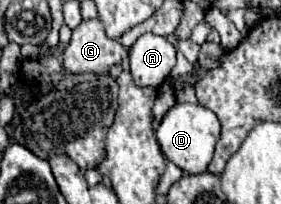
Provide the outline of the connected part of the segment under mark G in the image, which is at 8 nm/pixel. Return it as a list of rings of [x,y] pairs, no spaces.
[[[88,19],[72,31],[72,39],[64,49],[62,65],[66,73],[102,75],[122,61],[124,51],[126,49],[118,41],[104,33],[100,19]]]

